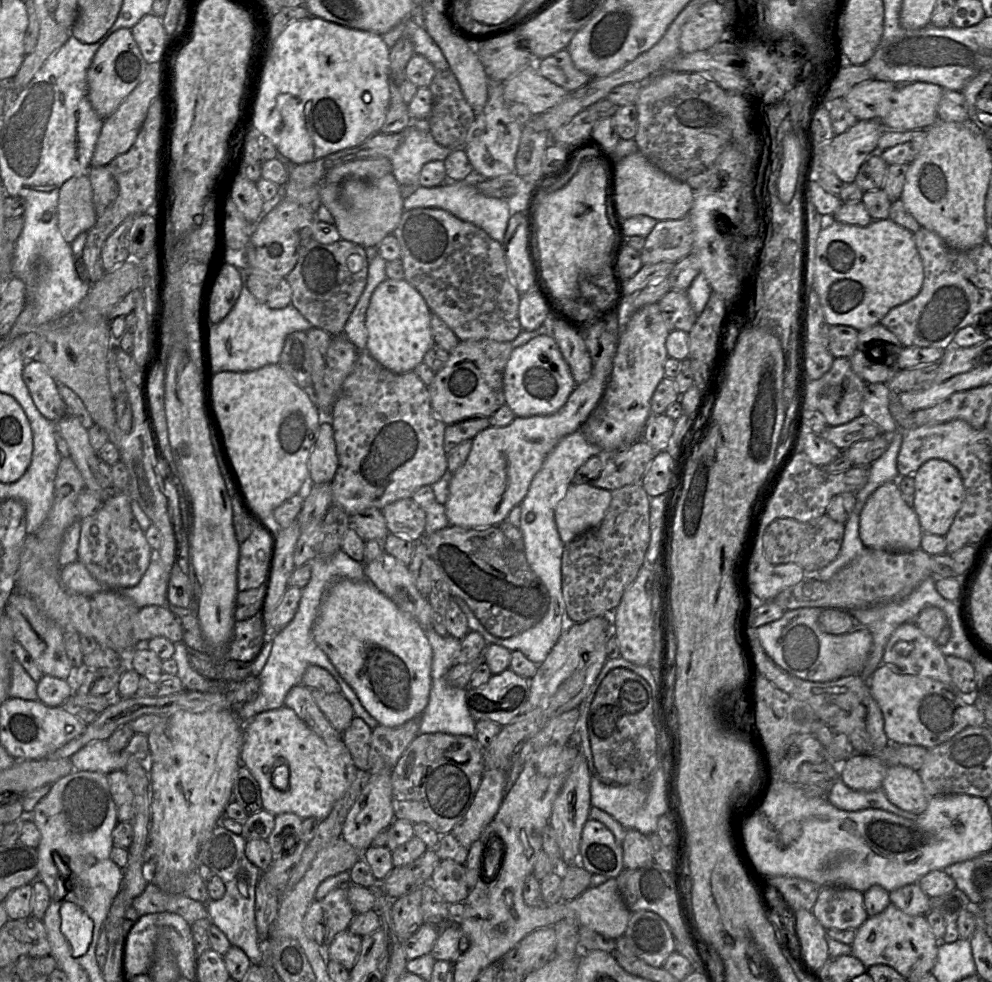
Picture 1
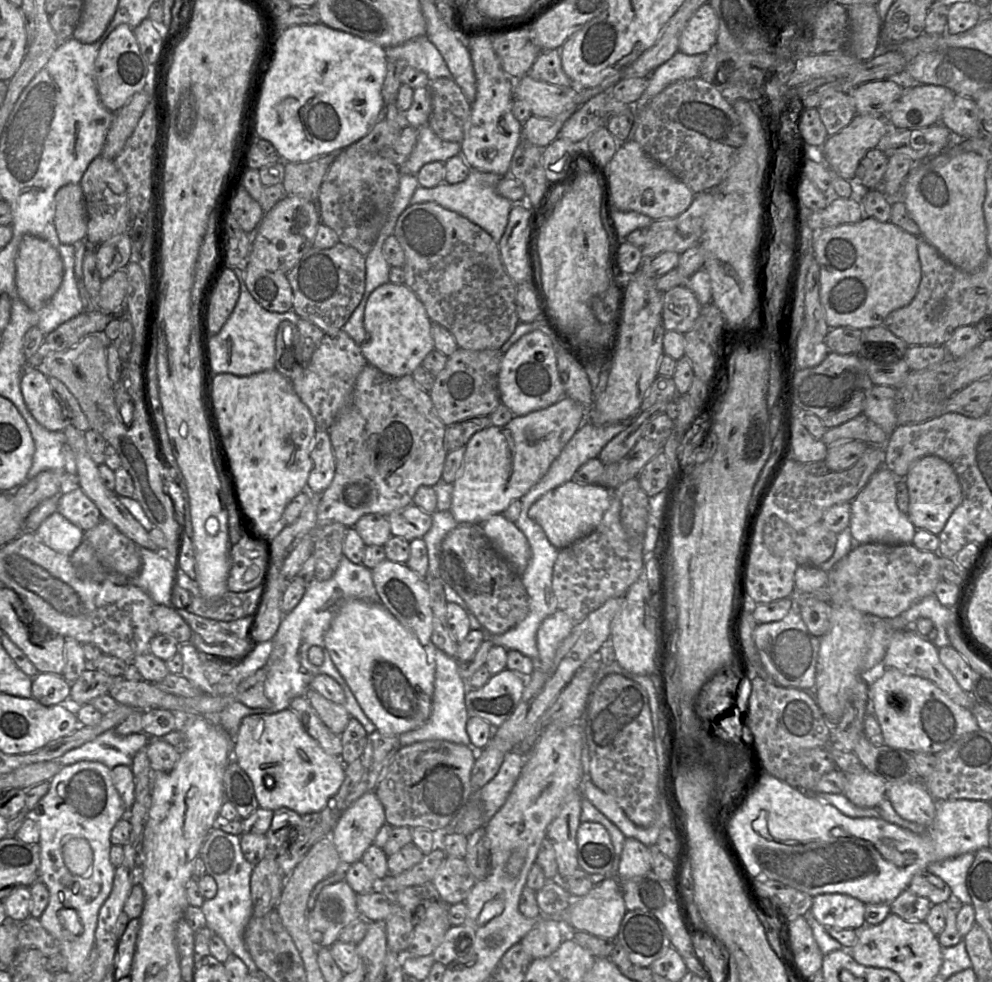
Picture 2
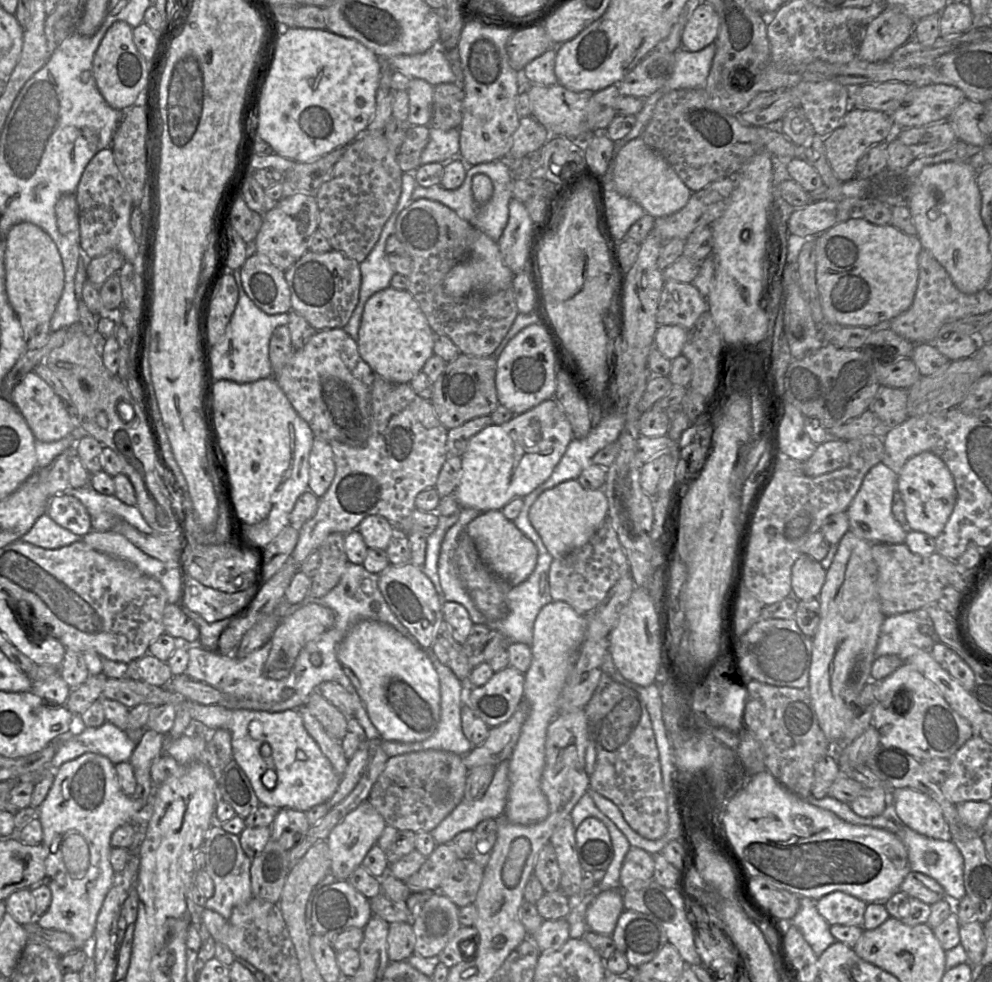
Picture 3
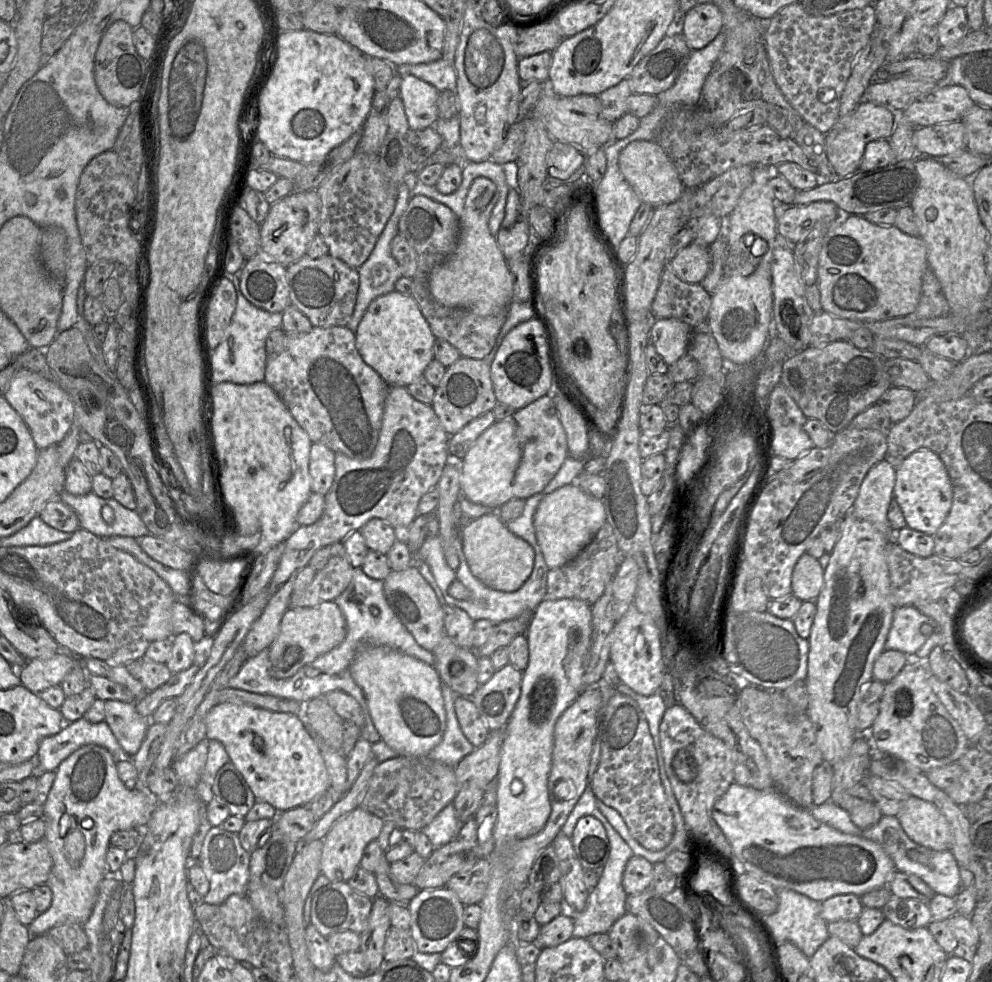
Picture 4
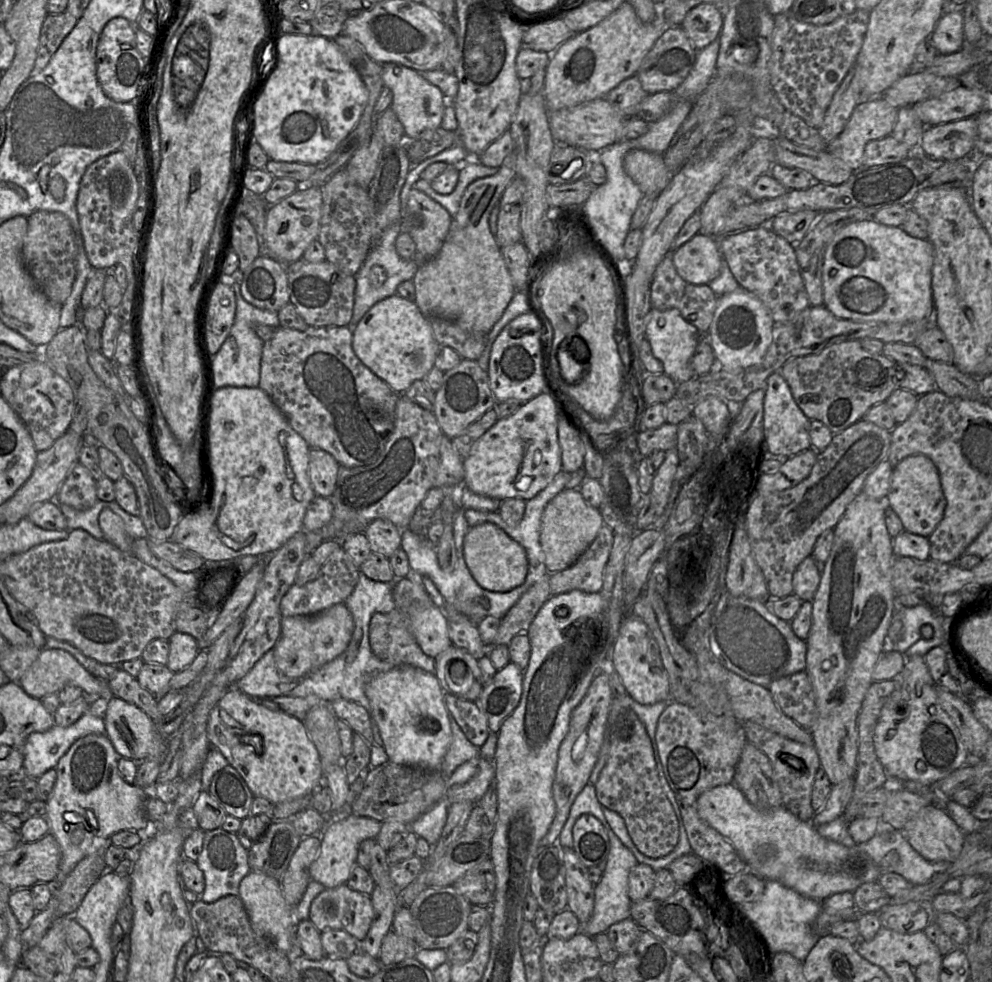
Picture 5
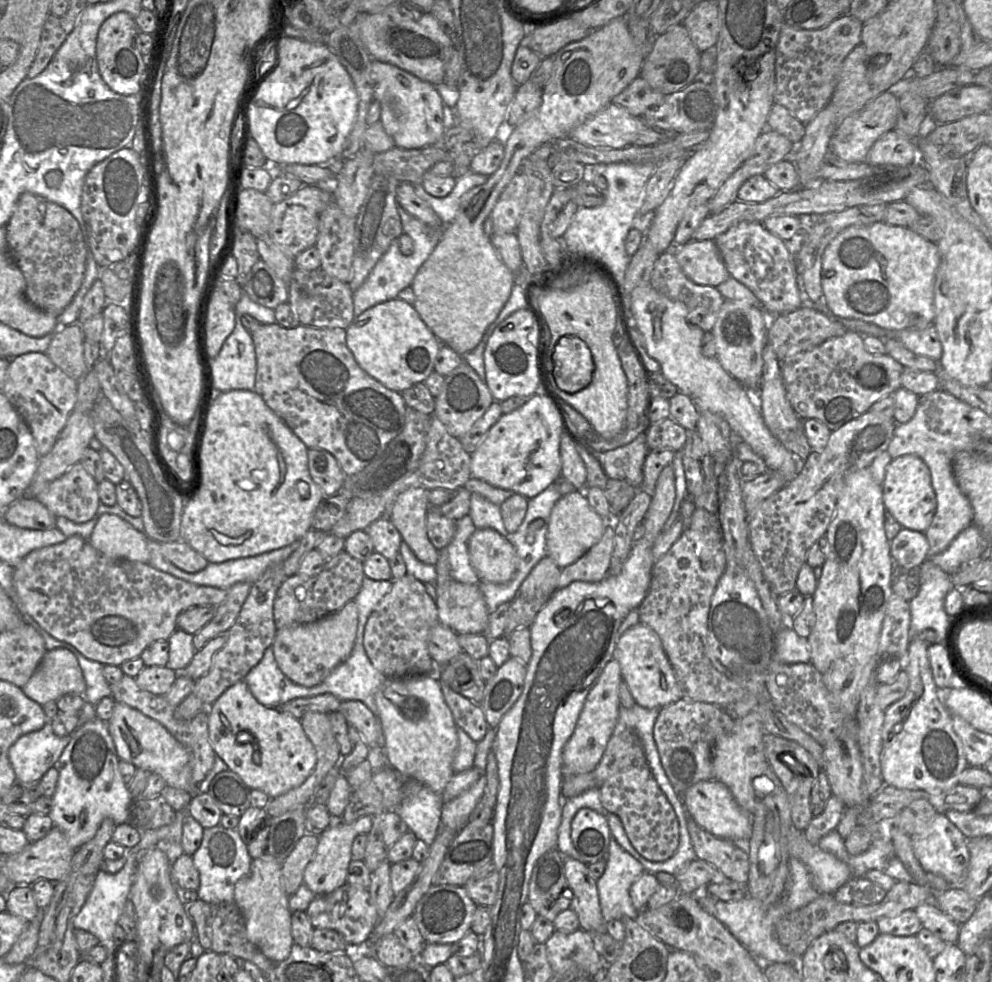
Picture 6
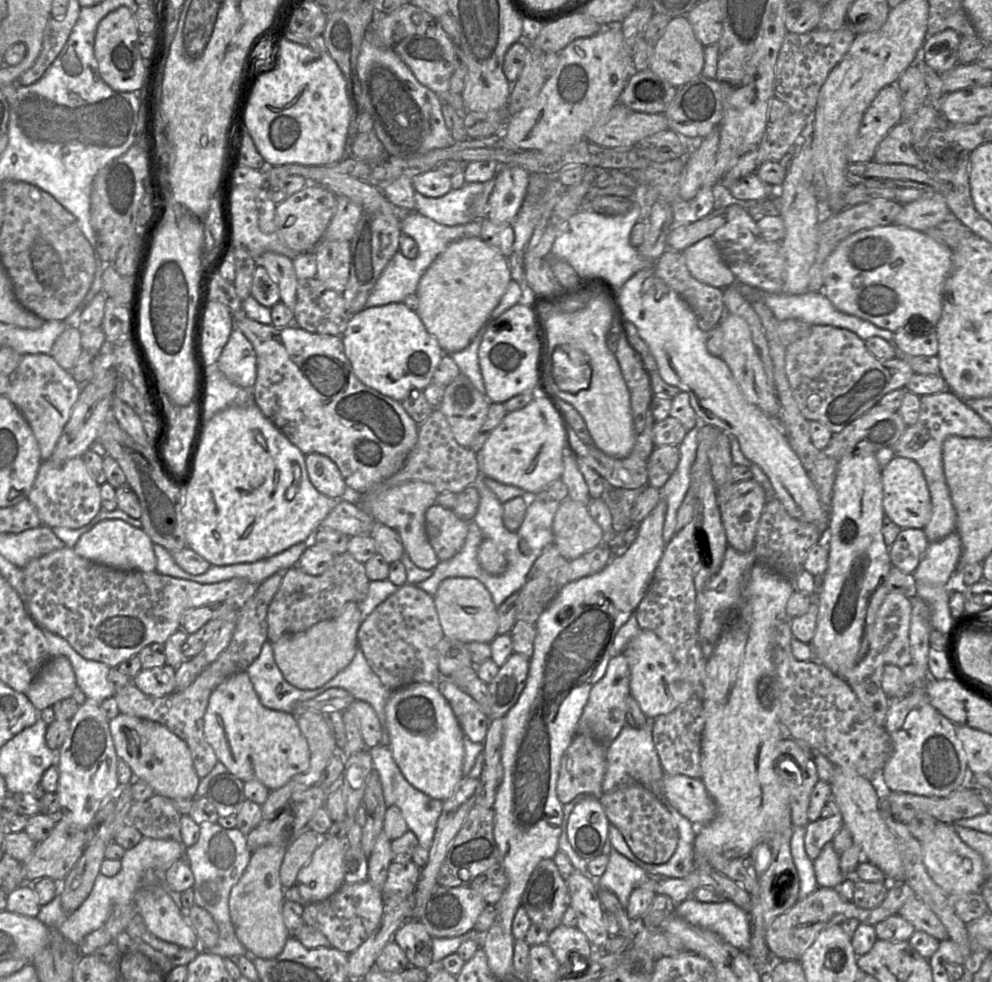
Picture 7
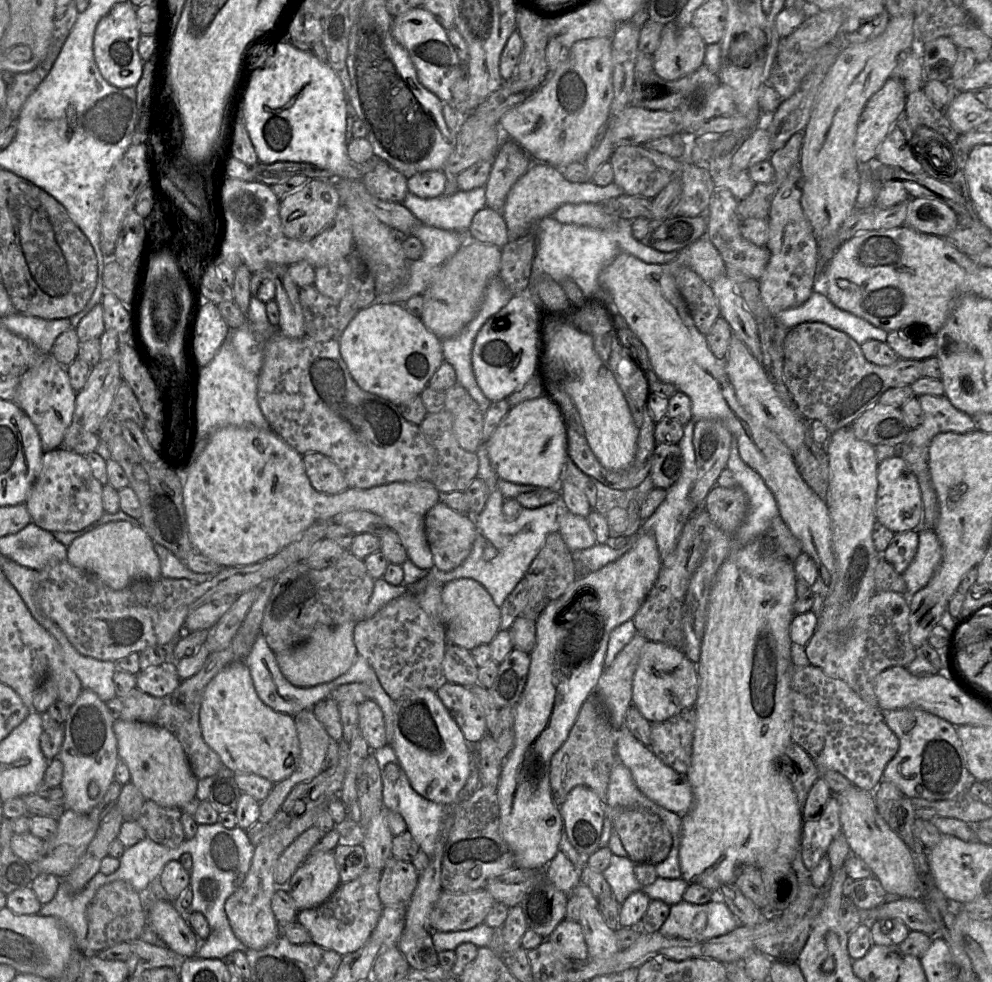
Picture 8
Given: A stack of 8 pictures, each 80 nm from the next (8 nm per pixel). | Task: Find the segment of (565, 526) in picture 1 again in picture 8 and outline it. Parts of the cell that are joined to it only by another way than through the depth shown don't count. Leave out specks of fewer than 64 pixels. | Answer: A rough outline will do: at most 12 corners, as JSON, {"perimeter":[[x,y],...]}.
{"perimeter":[[560,509],[558,532],[571,551],[597,544],[588,519]]}

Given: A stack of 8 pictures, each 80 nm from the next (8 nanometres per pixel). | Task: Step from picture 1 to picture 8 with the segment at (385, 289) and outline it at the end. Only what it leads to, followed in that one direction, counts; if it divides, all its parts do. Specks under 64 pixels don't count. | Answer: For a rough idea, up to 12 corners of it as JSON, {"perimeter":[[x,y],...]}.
{"perimeter":[[374,302],[339,338],[364,391],[399,406],[442,362],[404,304]]}

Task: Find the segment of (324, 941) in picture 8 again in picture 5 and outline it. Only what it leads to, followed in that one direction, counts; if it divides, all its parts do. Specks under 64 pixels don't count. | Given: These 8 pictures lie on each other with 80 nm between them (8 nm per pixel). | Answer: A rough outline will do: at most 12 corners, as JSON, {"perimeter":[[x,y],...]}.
{"perimeter":[[346,883],[312,900],[320,932],[343,930],[361,942],[372,901]]}

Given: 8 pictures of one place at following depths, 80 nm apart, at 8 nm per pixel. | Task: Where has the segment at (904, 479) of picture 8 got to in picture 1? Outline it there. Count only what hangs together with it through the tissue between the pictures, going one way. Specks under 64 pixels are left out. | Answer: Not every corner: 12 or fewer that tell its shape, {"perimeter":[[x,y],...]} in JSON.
{"perimeter":[[930,459],[913,475],[923,533],[945,536],[965,499],[959,471]]}

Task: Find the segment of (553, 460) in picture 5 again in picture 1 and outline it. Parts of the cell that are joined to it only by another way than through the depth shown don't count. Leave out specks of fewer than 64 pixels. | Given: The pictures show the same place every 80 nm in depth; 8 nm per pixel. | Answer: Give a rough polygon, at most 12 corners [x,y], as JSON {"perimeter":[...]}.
{"perimeter":[[606,379],[554,414],[472,439],[444,504],[450,525],[487,528],[520,506],[544,460],[579,430]]}

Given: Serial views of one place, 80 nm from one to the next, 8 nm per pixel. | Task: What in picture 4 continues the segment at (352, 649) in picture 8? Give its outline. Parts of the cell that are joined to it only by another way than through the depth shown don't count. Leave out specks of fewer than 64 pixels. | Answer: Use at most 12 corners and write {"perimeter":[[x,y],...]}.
{"perimeter":[[334,601],[290,607],[269,673],[291,678],[346,636]]}

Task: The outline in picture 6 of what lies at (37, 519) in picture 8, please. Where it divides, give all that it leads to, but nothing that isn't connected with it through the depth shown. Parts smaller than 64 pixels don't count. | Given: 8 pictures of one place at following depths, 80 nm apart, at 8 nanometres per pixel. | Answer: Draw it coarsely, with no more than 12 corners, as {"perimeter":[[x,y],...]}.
{"perimeter":[[80,462],[36,499],[55,517],[84,523],[100,504]]}

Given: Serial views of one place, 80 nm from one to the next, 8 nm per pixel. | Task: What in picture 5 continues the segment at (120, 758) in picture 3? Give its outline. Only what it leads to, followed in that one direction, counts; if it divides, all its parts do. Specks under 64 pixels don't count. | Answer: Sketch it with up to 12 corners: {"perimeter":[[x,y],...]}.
{"perimeter":[[86,711],[73,725],[28,736],[23,774],[38,779],[75,741],[106,735]]}

